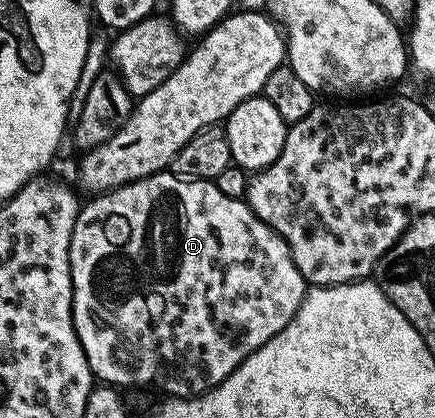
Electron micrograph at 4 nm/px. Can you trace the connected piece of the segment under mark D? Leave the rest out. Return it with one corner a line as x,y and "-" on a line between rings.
172,171
153,173
129,185
121,185
110,189
108,193
94,196
80,206
75,227
71,235
69,248
69,266
71,267
71,283
73,284
73,326
77,332
79,343
87,355
87,363
91,367
94,378
98,382
114,387
121,385
154,385
162,389
165,395
173,399
198,397
199,394
213,389
227,375
231,375
267,339
279,335
287,323
299,311
307,292
307,282
295,267
291,259
291,251
287,243
270,225
265,225
253,213
253,208
242,198
223,195
213,181
198,181
177,176

